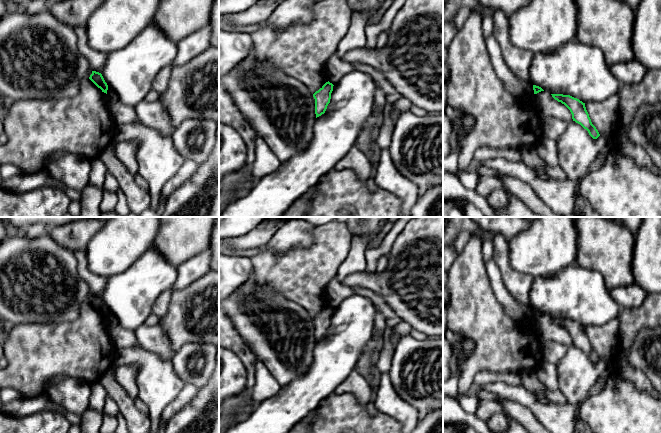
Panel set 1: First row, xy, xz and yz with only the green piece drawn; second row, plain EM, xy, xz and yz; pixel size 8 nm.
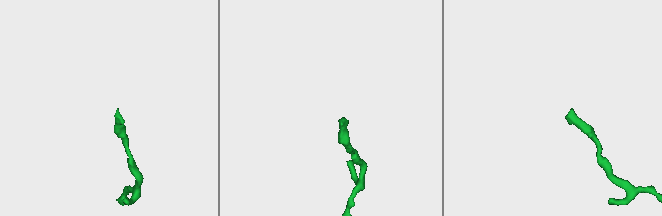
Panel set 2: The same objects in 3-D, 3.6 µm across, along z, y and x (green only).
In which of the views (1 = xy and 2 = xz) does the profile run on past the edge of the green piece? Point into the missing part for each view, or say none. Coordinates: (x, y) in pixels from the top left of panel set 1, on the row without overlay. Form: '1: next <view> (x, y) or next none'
1: next none
2: next none

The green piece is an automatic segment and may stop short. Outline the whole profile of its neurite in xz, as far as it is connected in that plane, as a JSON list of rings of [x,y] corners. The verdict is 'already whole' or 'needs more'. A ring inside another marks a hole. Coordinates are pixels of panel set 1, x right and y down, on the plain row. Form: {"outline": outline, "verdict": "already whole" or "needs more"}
{"outline": [[[328,305],[313,318],[315,323],[316,342],[325,337],[327,330],[330,327],[333,310],[334,309]]], "verdict": "already whole"}

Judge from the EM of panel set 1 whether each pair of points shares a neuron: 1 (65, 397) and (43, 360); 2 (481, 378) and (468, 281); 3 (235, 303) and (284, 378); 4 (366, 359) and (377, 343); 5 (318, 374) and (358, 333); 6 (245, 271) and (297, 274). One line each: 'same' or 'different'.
1: different
2: different
3: same
4: same
5: same
6: different

